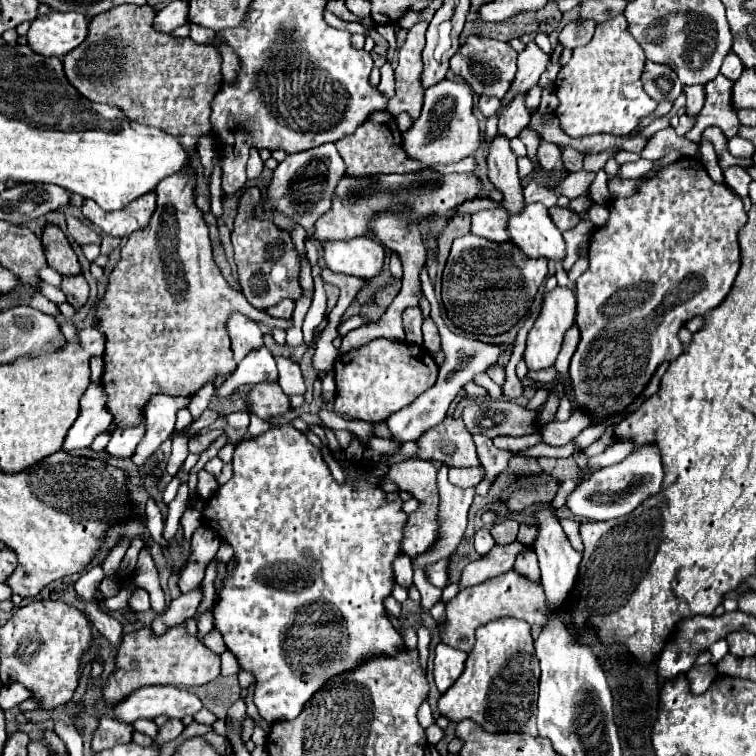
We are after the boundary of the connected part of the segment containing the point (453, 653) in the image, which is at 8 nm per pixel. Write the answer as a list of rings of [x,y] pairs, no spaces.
[[[439,644],[435,648],[435,684],[439,688],[439,692],[443,694],[445,690],[449,690],[455,680],[461,676],[463,668],[465,668],[465,660],[467,654],[463,654],[461,650],[455,650],[447,644]]]

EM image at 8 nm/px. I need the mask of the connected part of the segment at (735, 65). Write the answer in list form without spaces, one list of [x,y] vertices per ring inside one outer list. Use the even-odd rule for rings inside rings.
[[[729,52],[723,66],[721,66],[721,74],[729,80],[739,80],[739,76],[743,74],[743,62],[739,62],[739,56],[735,52]]]

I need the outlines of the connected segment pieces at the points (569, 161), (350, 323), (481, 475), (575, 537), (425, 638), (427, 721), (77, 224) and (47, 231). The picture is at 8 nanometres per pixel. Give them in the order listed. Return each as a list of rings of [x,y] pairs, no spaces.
[[[571,147],[561,149],[561,151],[562,160],[567,170],[569,170],[570,172],[577,172],[582,170],[584,158],[583,154]]]
[[[351,316],[351,318],[347,318],[347,320],[341,322],[341,326],[337,328],[337,334],[339,334],[339,338],[343,338],[349,330],[355,330],[355,328],[359,328],[359,326],[365,326],[365,324],[369,324],[369,322],[367,322],[363,316]]]
[[[481,466],[477,468],[451,468],[449,470],[449,482],[453,486],[459,486],[459,488],[469,488],[469,486],[477,486],[481,480],[485,480],[485,470]]]
[[[565,518],[560,520],[560,524],[573,548],[583,554],[584,546],[579,535],[580,523],[576,523],[576,520],[573,518]]]
[[[421,625],[417,632],[418,636],[418,645],[417,648],[419,650],[419,664],[423,666],[423,669],[427,669],[427,661],[429,657],[429,643],[431,640],[431,630],[428,627],[424,627]]]
[[[427,700],[421,704],[421,708],[419,708],[419,712],[417,712],[417,720],[419,720],[419,724],[421,724],[423,728],[429,728],[429,726],[435,722],[433,716],[431,716],[431,708],[429,708],[429,702],[427,702]]]
[[[67,216],[67,230],[69,234],[73,236],[73,240],[79,244],[79,246],[85,246],[85,244],[101,244],[101,236],[87,228],[79,218],[75,216]]]
[[[45,224],[41,240],[47,264],[53,270],[57,270],[59,274],[81,274],[81,266],[67,236],[55,224]]]

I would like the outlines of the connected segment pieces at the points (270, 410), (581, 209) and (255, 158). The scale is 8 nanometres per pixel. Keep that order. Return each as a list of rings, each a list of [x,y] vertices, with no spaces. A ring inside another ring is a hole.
[[[257,384],[249,392],[249,410],[263,420],[271,416],[283,416],[291,410],[289,398],[283,394],[279,384]]]
[[[588,193],[582,194],[581,196],[570,201],[569,208],[577,214],[585,213],[591,206],[592,201]]]
[[[251,150],[251,158],[249,158],[249,164],[247,164],[247,176],[249,180],[255,180],[263,170],[263,162],[259,158],[259,152],[257,150]]]

